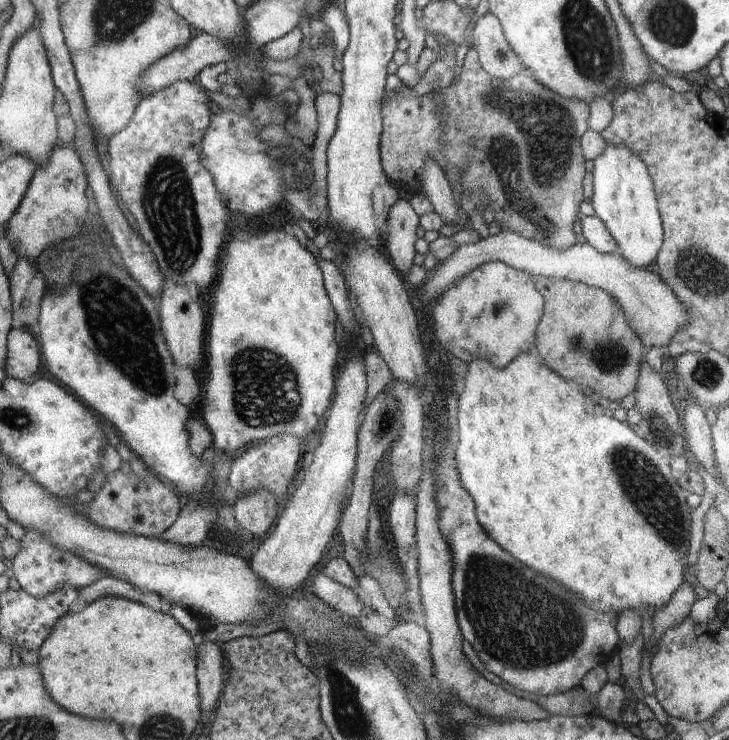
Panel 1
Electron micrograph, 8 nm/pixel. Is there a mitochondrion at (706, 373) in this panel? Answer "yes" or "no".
yes

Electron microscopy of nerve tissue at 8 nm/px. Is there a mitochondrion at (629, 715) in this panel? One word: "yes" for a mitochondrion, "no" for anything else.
yes

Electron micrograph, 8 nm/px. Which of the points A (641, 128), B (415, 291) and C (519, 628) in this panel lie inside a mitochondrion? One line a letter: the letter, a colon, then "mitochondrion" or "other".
A: other
B: other
C: mitochondrion

